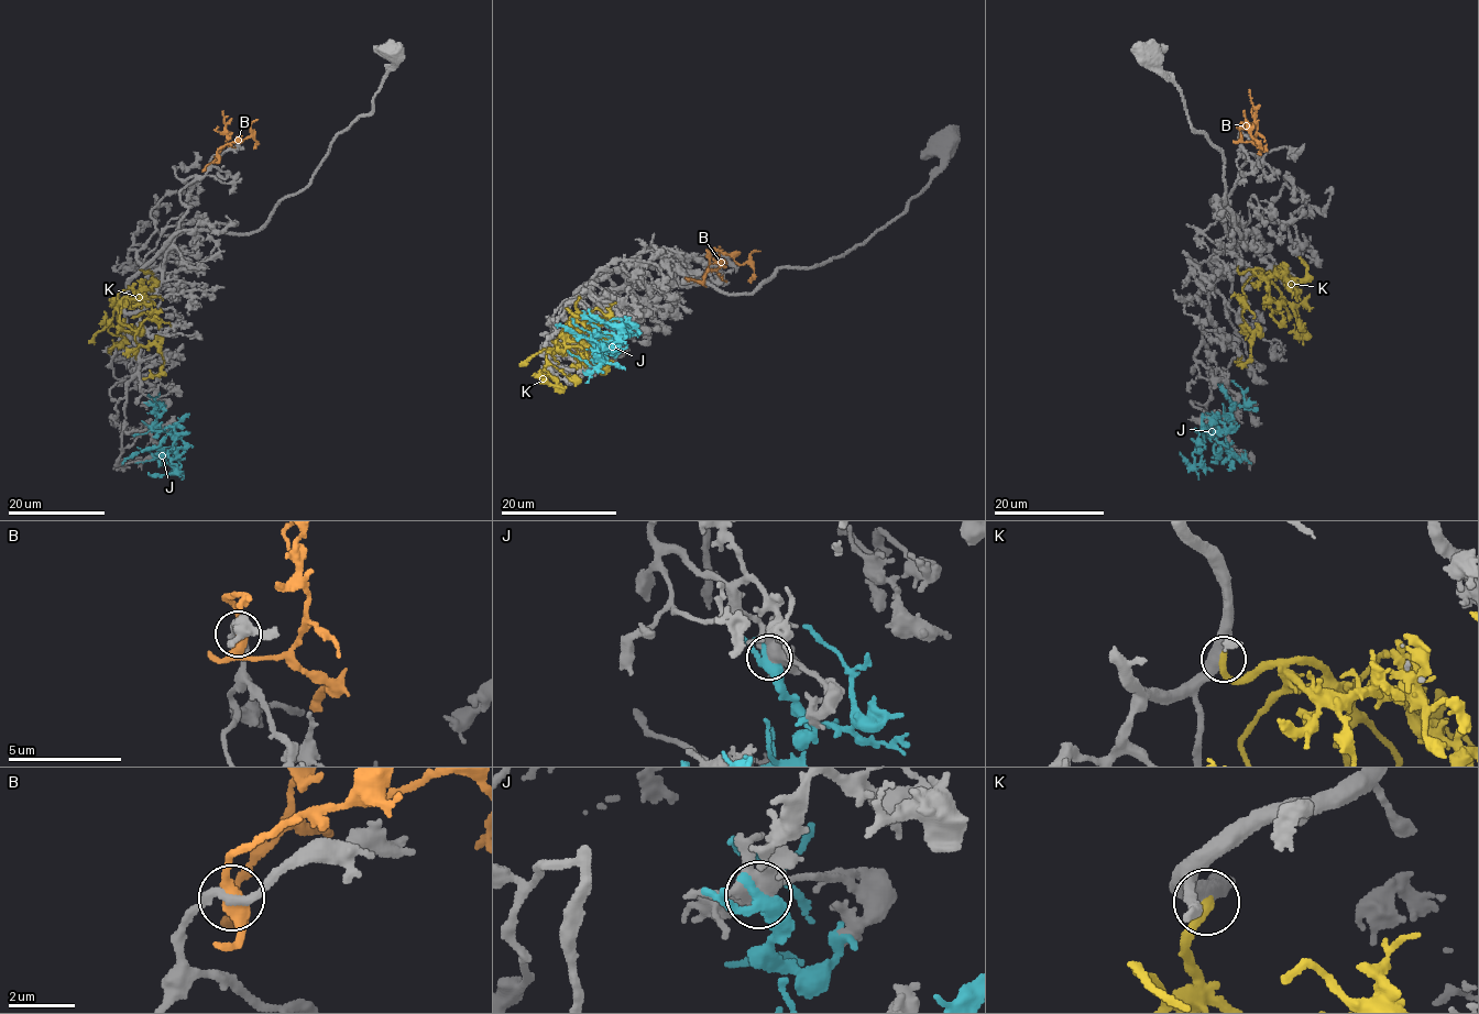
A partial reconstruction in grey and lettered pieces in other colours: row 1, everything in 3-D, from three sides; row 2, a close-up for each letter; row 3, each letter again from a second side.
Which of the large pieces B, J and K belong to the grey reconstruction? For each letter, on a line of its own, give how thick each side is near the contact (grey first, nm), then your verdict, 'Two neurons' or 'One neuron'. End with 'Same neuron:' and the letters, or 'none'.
B: Thickness 240 nm (grey) against 340 nm. Two neurons
J: Thickness 480 nm (grey) against 400 nm. Two neurons
K: Thickness 500 nm (grey) against 360 nm. One neuron
Same neuron: K

